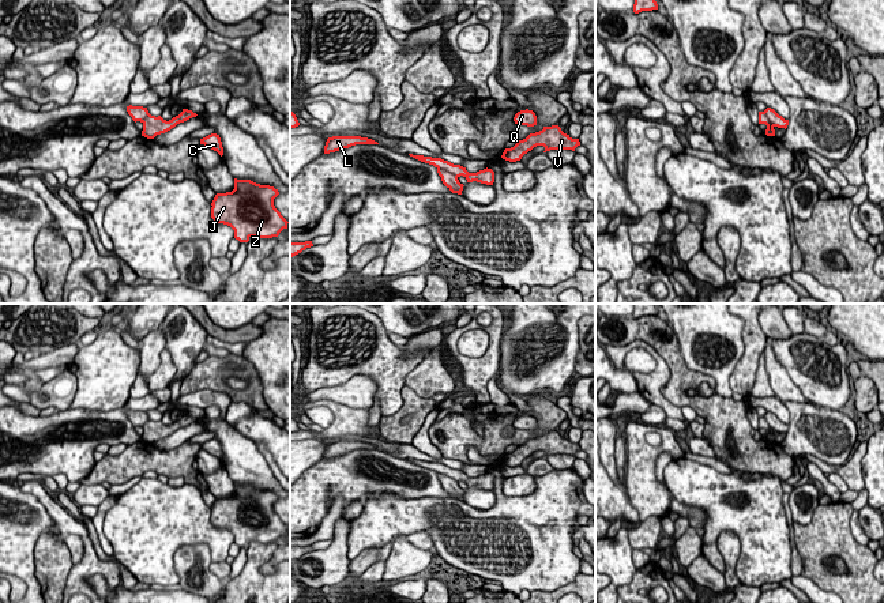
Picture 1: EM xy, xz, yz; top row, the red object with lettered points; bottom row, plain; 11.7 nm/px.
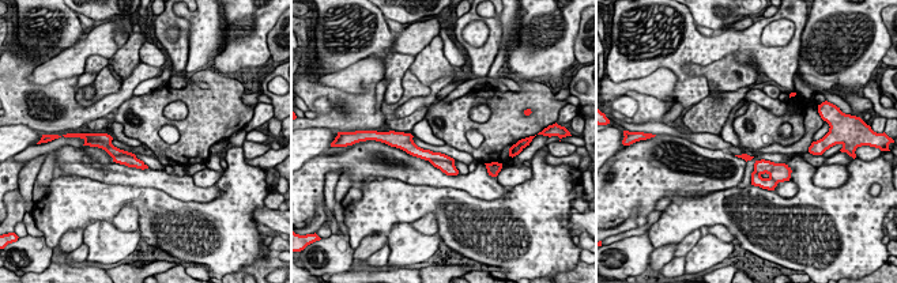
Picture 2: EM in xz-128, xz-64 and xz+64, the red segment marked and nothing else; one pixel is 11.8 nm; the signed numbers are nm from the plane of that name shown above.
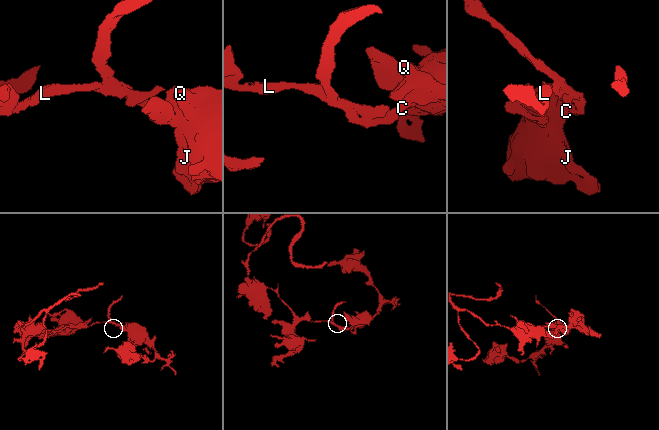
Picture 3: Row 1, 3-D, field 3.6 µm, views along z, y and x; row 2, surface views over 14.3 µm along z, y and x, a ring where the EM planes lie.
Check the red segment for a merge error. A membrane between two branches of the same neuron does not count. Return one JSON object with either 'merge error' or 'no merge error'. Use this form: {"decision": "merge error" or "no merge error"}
{"decision": "no merge error"}

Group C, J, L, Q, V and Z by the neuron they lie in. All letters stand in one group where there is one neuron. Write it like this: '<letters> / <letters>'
C J L Q V Z

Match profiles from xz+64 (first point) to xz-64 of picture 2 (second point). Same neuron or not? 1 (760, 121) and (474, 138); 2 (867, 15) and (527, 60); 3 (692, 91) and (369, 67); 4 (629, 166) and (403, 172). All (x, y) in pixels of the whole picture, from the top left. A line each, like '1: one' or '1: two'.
1: two
2: one
3: two
4: one

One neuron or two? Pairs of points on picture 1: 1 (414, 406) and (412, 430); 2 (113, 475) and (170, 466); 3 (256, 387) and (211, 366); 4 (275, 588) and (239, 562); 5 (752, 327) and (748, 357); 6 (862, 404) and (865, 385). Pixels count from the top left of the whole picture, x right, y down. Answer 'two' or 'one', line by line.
1: one
2: one
3: one
4: two
5: one
6: one

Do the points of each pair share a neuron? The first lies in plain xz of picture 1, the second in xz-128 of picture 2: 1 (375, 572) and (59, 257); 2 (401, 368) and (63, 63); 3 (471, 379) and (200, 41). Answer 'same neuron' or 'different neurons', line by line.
1: different neurons
2: different neurons
3: different neurons

